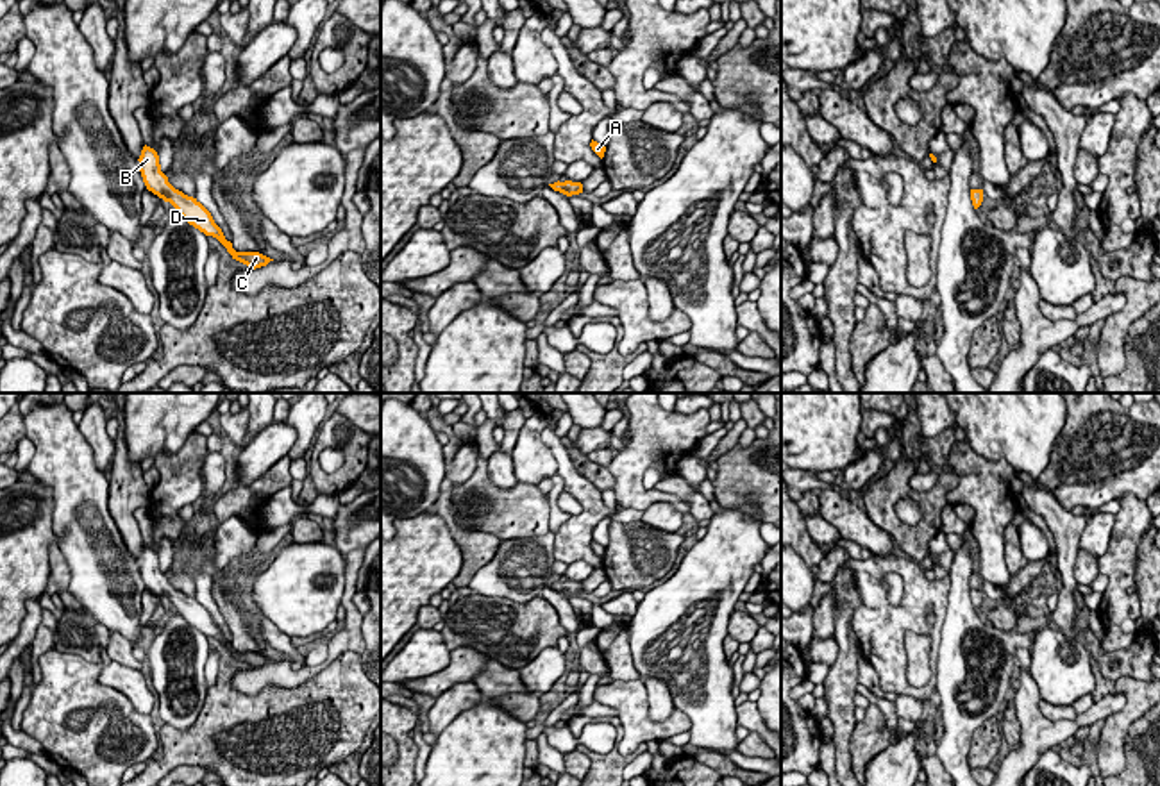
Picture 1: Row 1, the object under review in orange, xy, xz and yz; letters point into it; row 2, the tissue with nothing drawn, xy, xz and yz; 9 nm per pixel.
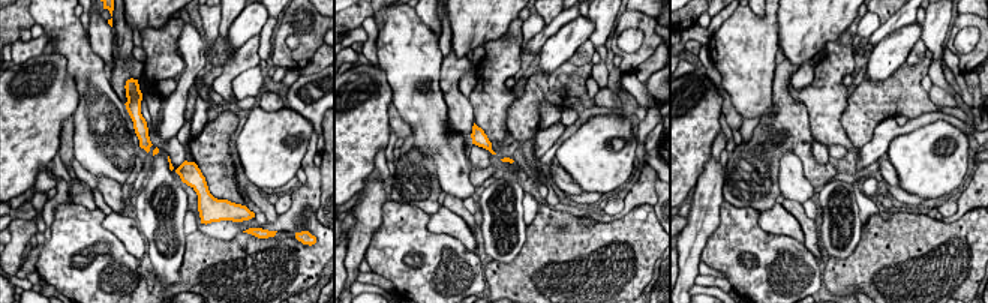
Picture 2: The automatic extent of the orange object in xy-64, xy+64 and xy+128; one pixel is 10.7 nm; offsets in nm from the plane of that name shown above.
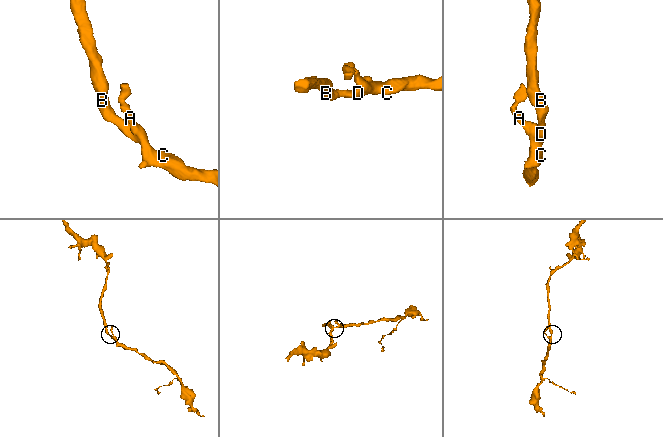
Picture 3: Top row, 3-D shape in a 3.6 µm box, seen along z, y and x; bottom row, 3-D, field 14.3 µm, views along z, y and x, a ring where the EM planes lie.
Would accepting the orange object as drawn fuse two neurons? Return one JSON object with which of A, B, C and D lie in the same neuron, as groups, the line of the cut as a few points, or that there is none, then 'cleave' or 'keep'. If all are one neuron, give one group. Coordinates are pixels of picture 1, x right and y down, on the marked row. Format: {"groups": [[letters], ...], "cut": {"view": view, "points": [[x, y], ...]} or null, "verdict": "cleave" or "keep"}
{"groups": [["A", "B", "C", "D"]], "cut": null, "verdict": "keep"}

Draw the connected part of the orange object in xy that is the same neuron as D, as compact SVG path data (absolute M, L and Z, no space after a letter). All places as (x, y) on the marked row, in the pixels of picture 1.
M145 145L138 161L147 189L164 202L170 202L189 225L206 236L216 238L232 259L247 264L250 270L266 266L273 261L259 252L236 252L232 243L225 239L222 229L214 223L211 213L197 198L184 195L168 182L168 177L161 171L159 155L154 148Z

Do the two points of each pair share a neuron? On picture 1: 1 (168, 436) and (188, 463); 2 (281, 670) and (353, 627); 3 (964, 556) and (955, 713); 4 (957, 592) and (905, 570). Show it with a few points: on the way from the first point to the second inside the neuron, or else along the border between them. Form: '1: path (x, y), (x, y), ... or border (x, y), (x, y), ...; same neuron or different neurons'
1: border (193, 431), (177, 451), (161, 452), (154, 459); different neurons
2: path (301, 674), (322, 667), (338, 647); same neuron
3: path (960, 595), (958, 674); same neuron
4: border (953, 554), (949, 602), (941, 629); different neurons

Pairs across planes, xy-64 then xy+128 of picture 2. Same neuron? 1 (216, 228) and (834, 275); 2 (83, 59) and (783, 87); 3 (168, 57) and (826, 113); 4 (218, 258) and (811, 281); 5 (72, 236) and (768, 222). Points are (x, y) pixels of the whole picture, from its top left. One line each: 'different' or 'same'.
1: different
2: different
3: same
4: different
5: different

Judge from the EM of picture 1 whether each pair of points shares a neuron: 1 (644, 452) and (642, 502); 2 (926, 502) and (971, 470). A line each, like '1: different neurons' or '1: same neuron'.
1: same neuron
2: different neurons

